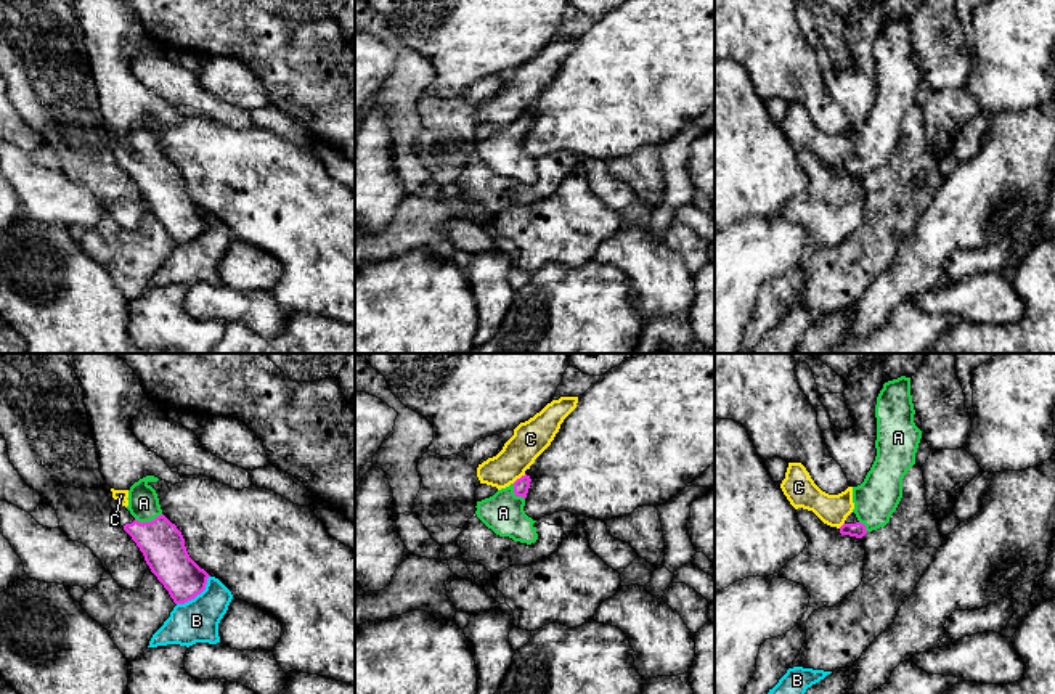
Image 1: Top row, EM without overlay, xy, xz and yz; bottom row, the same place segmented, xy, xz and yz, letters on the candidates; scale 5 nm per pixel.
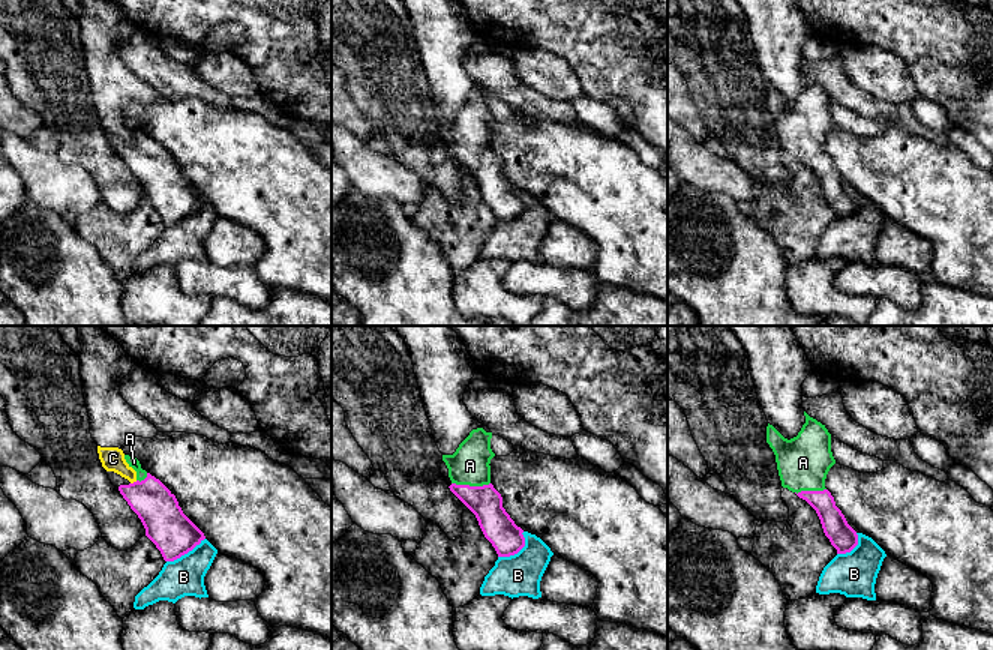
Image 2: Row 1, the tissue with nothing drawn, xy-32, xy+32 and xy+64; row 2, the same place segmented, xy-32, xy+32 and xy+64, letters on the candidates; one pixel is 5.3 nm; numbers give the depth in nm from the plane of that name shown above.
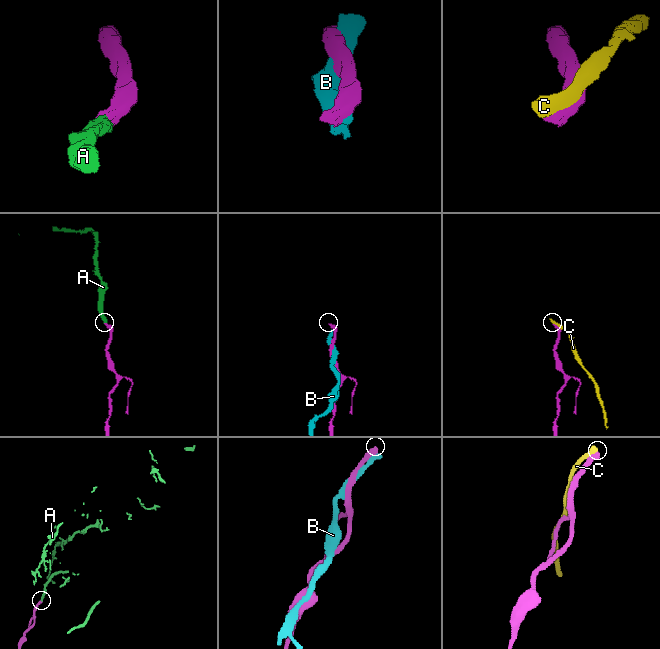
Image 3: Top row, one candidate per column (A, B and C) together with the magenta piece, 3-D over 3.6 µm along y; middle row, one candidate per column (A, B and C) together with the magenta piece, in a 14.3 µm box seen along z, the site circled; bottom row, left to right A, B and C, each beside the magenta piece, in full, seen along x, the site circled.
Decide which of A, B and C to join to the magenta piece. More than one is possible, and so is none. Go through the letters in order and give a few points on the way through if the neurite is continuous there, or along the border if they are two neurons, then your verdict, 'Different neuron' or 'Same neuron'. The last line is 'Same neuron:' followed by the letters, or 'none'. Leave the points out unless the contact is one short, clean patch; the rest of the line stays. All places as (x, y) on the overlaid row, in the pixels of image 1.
A: Path across: xy (162, 545), (148, 522), (143, 503). Same neuron
B: Different neuron
C: Different neuron
Same neuron: A

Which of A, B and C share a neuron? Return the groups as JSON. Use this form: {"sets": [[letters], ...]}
{"sets": [["A"], ["B"], ["C"]]}

